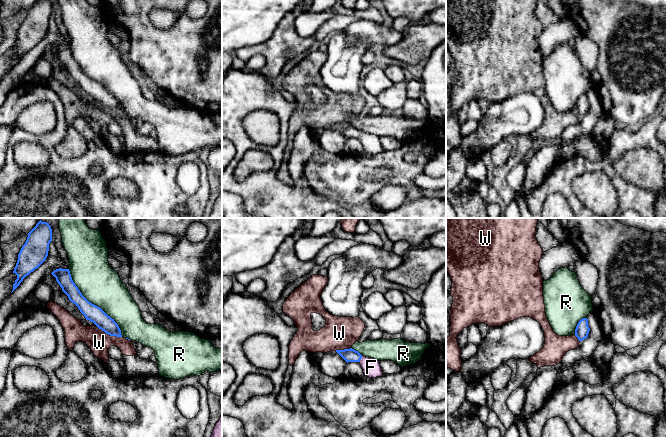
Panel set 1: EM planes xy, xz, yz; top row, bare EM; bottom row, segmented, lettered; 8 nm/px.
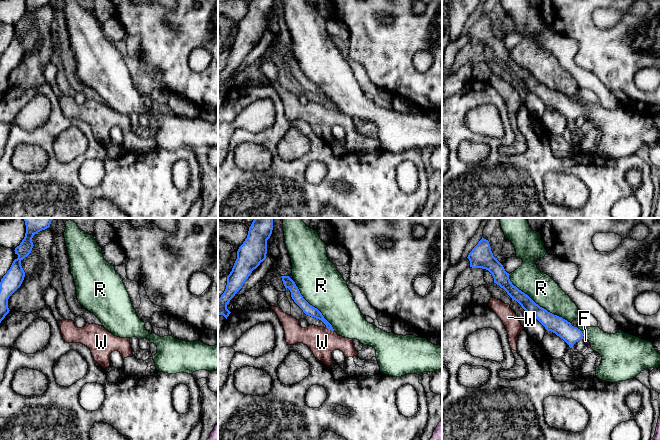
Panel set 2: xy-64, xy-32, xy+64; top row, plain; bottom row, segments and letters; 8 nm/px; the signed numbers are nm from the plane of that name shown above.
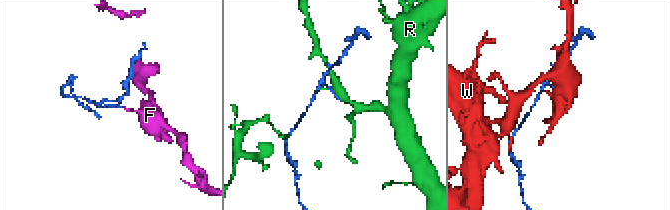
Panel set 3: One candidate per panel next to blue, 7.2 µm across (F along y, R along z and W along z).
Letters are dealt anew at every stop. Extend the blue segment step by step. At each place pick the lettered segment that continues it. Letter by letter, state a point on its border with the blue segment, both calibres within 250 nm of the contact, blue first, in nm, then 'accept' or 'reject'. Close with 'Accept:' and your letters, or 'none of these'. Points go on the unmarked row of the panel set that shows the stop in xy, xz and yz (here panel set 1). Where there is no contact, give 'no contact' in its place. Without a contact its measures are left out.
F: meets blue in xz at (360, 135); 110 nm thick on the blue side, 150 nm on the other; accept
R: meets blue in xy at (93, 80); 140 nm thick on the blue side, 320 nm on the other; reject
W: meets blue in xy at (109, 110); 140 nm thick on the blue side, 180 nm on the other; reject
Accept: F

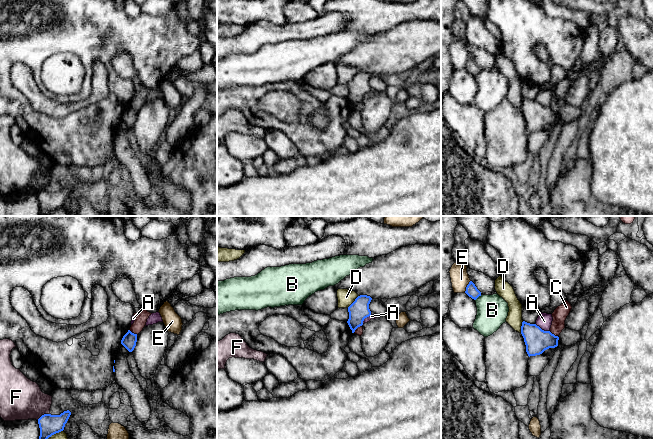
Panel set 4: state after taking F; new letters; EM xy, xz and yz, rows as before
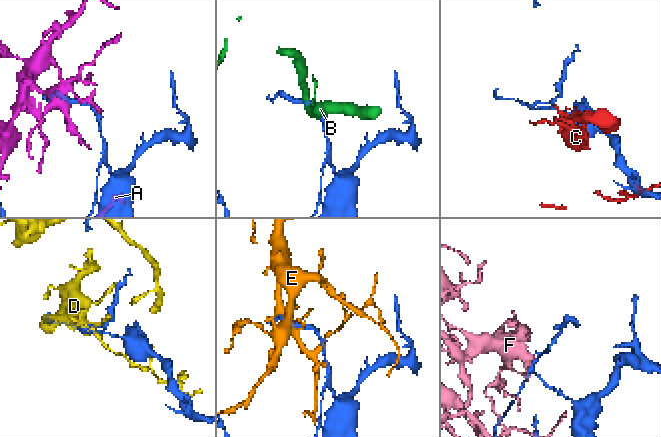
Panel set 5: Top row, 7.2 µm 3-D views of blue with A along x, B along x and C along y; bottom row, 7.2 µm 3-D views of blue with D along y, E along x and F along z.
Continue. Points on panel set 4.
A: meets blue in yz at (541, 105); 190 nm thick on the blue side, 120 nm on the other; reject
B: meets blue in yz at (478, 72); 100 nm thick on the blue side, 260 nm on the other; reject
C: meets blue in xz at (357, 103); 160 nm thick on the blue side, 60 nm on the other; reject
D: meets blue in xz at (353, 78); 160 nm thick on the blue side, 130 nm on the other; reject
E: meets blue in yz at (467, 62); 100 nm thick on the blue side, 150 nm on the other; reject
F: meets blue in xy at (44, 190); 160 nm thick on the blue side, 340 nm on the other; reject
Accept: none of these

